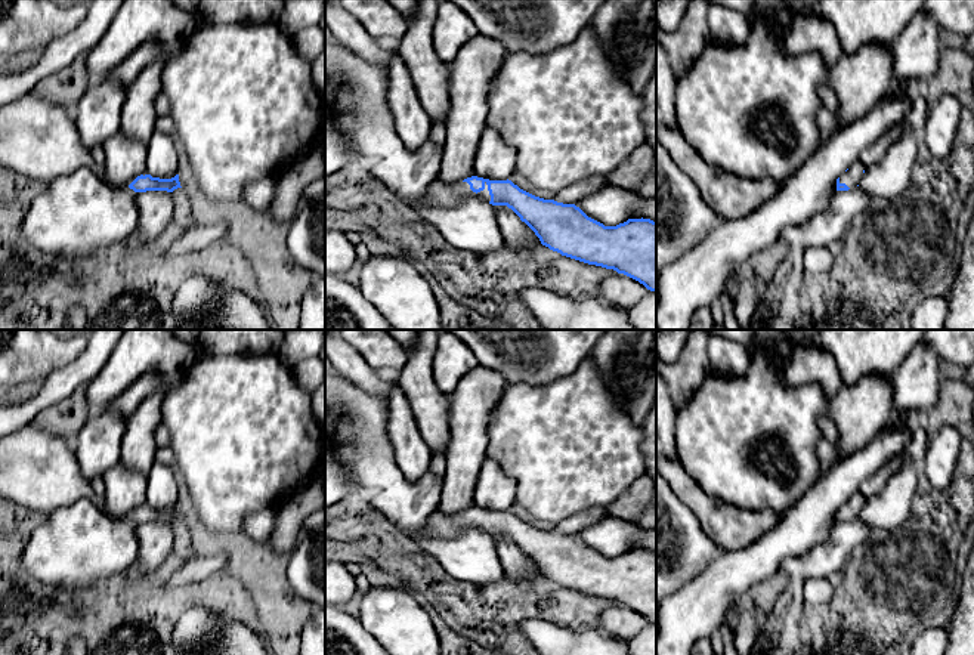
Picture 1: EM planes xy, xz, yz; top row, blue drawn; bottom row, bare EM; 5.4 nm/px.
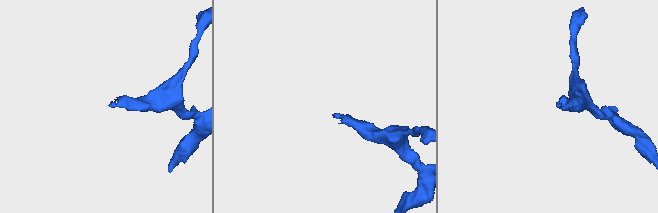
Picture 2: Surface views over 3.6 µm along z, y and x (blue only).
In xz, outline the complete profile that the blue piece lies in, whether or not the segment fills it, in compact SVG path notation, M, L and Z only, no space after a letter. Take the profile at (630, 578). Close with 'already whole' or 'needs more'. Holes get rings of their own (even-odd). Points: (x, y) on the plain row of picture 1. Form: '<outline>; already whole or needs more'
M477 507L467 509L455 516L445 516L437 512L429 519L427 526L414 535L454 538L464 528L477 528L492 537L507 537L535 563L541 575L550 581L588 596L613 600L638 612L647 621L656 622L656 553L650 550L628 550L616 557L605 557L588 549L575 535L535 528L508 510L489 512Z; needs more

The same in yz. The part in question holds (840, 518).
M860 492L853 494L838 510L837 522L848 522L859 517L859 513L865 504L865 498Z; needs more

